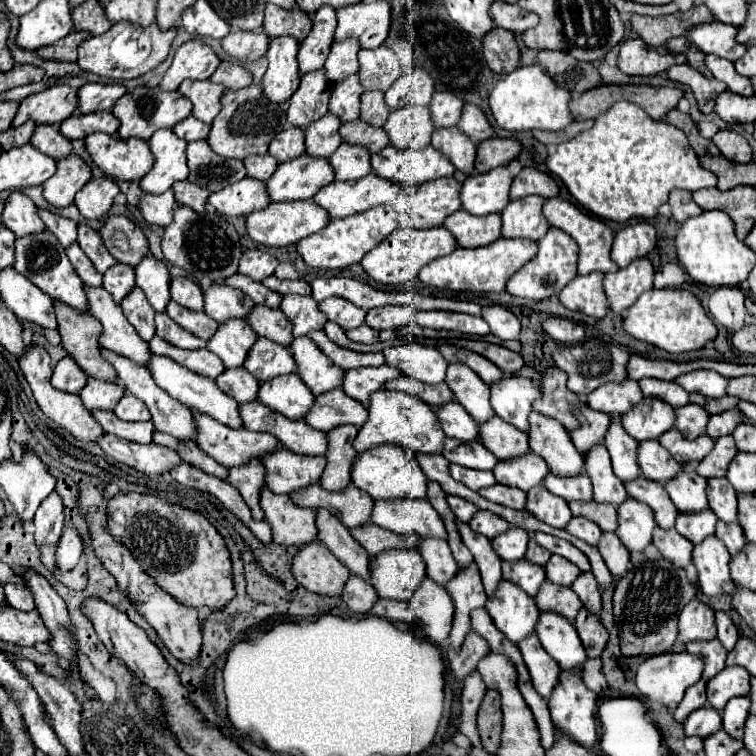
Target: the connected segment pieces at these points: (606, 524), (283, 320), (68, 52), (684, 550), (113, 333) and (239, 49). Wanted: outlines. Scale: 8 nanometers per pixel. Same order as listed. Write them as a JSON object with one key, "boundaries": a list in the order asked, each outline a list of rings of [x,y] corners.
{"boundaries":[[[[591,500],[589,504],[569,504],[573,516],[583,516],[591,522],[595,522],[603,532],[615,532],[617,530],[617,510],[609,504],[597,504]]],[[[253,308],[253,316],[247,320],[251,328],[259,334],[265,336],[285,348],[291,348],[293,342],[293,324],[291,320],[281,312],[281,310],[271,310],[271,308]]],[[[71,32],[69,36],[61,38],[57,44],[51,44],[49,48],[37,50],[37,54],[39,54],[39,58],[43,58],[43,60],[75,62],[75,60],[77,60],[77,48],[79,48],[79,44],[81,44],[85,38],[89,38],[89,34],[85,34],[85,32],[81,32],[81,34]]],[[[655,528],[653,544],[663,554],[663,558],[669,560],[675,568],[687,568],[691,564],[693,544],[689,544],[689,540],[685,540],[675,528],[669,532]]],[[[85,286],[85,290],[89,298],[89,308],[103,326],[101,346],[123,358],[133,360],[135,364],[141,364],[143,368],[149,368],[149,344],[141,340],[141,336],[137,336],[137,330],[125,318],[121,306],[115,304],[109,292],[105,292],[103,288]]],[[[231,32],[221,40],[223,50],[237,62],[255,62],[267,52],[269,38],[265,32]]]]}

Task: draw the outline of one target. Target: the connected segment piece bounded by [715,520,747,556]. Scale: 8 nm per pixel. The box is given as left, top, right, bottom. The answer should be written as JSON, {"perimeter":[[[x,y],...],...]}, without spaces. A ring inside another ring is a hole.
{"perimeter":[[[719,520],[715,536],[727,546],[727,550],[729,550],[731,556],[739,554],[743,550],[743,546],[747,544],[743,528],[739,524],[721,524],[721,520]]]}

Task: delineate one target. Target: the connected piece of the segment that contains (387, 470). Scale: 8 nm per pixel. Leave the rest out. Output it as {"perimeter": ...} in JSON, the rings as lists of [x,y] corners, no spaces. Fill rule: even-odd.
{"perimeter":[[[377,446],[369,452],[357,456],[357,466],[351,472],[353,484],[367,492],[375,500],[397,500],[397,498],[425,498],[427,496],[427,476],[421,472],[417,460],[407,460],[403,448],[397,446]]]}

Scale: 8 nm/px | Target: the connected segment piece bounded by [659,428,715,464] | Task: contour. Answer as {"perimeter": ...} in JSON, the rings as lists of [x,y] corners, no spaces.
{"perimeter":[[[671,428],[659,438],[659,444],[669,450],[669,454],[679,462],[699,462],[713,450],[713,440],[709,436],[699,436],[697,440],[685,440],[677,428]]]}

